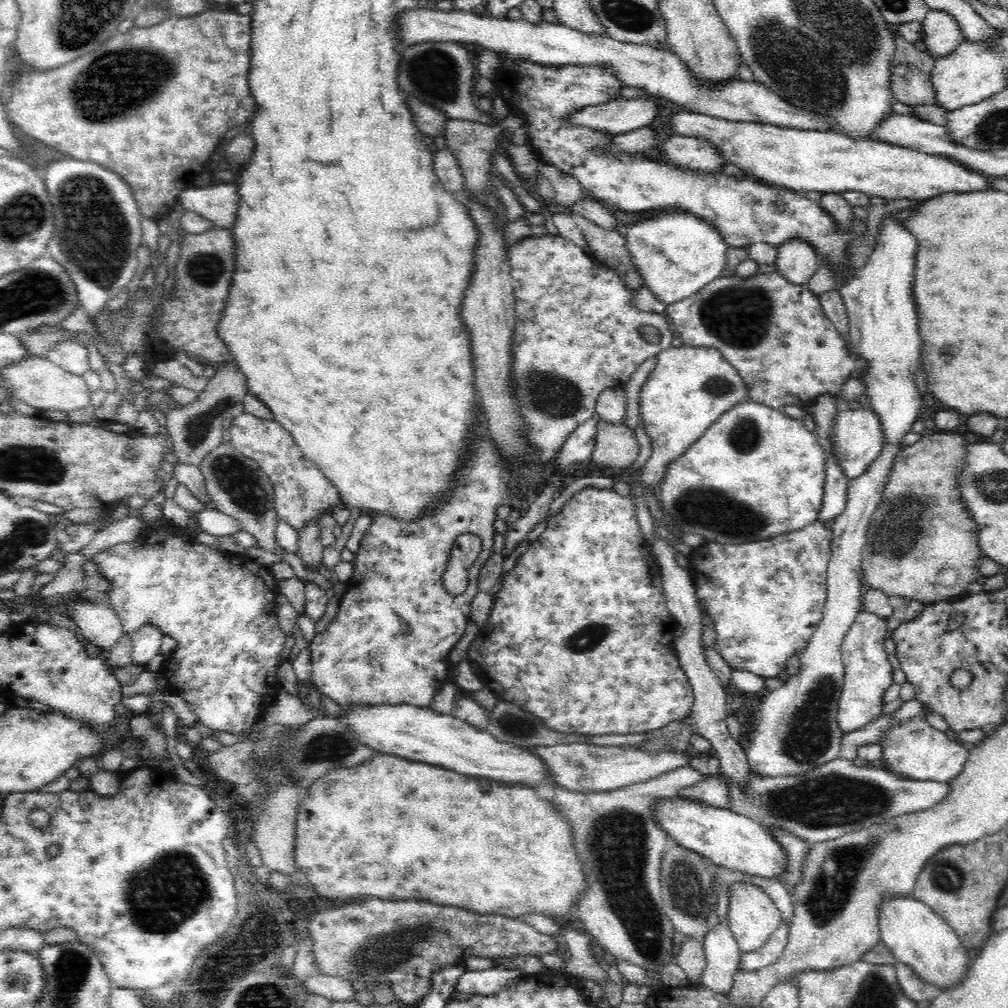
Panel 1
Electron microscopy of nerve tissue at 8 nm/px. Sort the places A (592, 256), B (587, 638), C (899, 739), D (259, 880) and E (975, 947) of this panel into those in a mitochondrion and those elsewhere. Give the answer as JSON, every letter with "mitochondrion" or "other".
{"A":"other","B":"mitochondrion","C":"other","D":"other","E":"other"}

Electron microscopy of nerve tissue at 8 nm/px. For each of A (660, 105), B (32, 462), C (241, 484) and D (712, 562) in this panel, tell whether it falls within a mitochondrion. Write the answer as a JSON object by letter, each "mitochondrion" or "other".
{"A":"other","B":"mitochondrion","C":"mitochondrion","D":"other"}

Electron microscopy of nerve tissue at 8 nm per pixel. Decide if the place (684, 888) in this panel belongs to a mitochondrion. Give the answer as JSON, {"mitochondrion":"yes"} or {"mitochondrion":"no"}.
{"mitochondrion":"yes"}

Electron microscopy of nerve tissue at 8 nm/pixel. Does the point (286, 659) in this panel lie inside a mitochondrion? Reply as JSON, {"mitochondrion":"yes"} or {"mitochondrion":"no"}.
{"mitochondrion":"no"}

